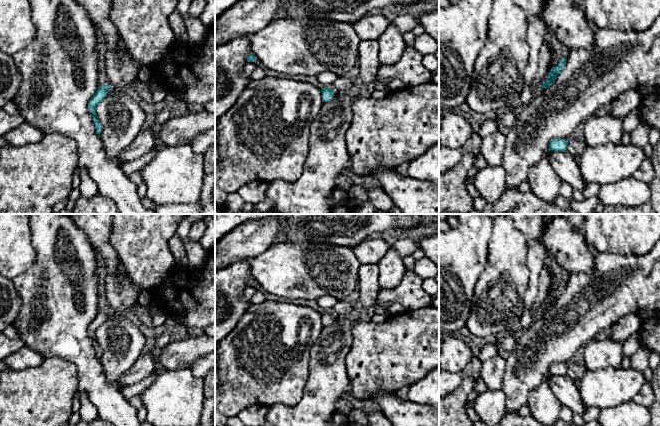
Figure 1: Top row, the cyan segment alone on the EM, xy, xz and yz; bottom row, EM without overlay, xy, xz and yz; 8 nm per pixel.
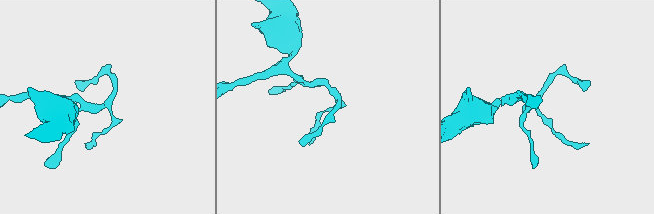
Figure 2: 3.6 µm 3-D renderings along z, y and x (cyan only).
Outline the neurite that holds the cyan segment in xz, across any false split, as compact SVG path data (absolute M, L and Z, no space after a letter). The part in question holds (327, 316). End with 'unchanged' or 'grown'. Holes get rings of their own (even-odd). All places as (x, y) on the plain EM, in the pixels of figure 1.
M324 311L321 314L321 317L322 317L322 325L323 326L331 325L333 323L334 316L335 315L332 313L332 311Z; unchanged

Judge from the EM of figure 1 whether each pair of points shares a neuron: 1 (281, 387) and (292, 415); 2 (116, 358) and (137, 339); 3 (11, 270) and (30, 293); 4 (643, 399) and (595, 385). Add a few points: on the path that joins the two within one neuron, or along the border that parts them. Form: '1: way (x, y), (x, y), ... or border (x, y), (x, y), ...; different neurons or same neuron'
1: border (304, 388), (297, 403), (269, 407); different neurons
2: way (121, 353), (132, 342); same neuron
3: border (34, 261), (24, 272), (12, 279); different neurons
4: border (645, 382), (633, 399); different neurons

